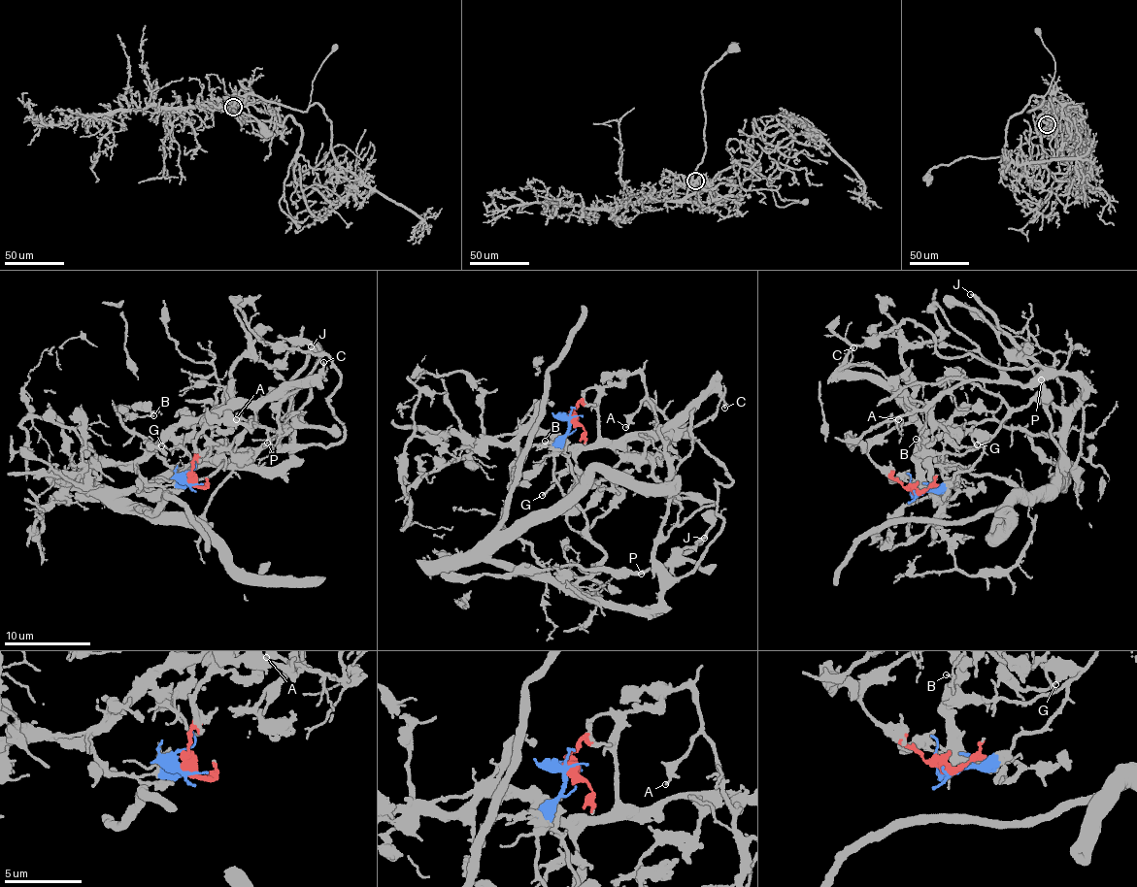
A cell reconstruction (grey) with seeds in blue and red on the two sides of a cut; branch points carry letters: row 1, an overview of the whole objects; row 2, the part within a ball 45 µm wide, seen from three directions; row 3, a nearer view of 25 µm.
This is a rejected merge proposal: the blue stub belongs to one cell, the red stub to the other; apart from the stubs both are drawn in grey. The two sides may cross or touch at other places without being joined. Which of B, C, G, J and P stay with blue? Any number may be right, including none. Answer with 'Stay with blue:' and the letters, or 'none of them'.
Stay with blue: B, J, P

